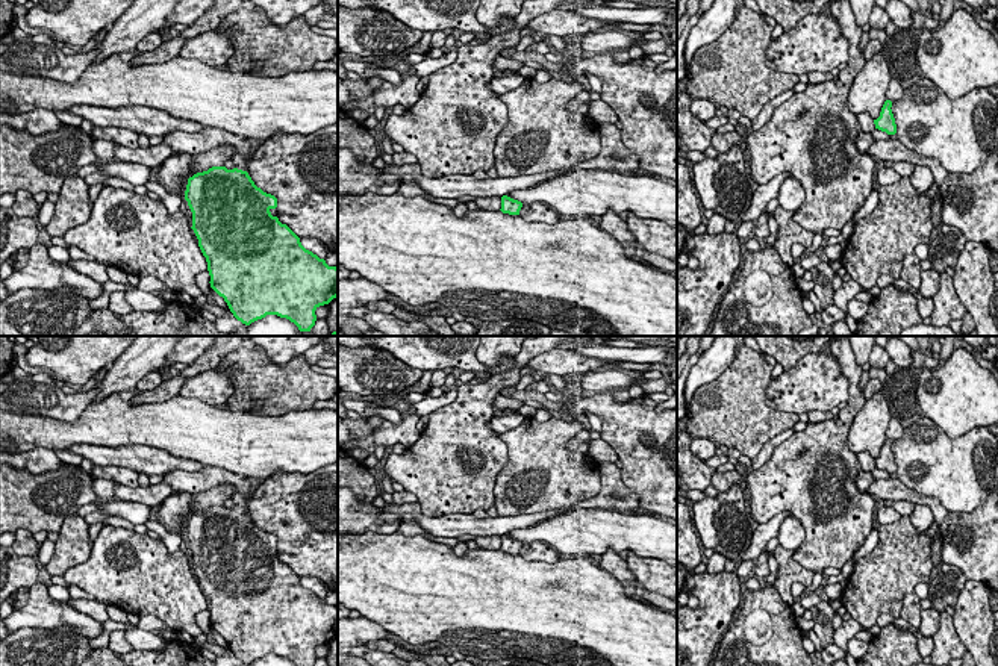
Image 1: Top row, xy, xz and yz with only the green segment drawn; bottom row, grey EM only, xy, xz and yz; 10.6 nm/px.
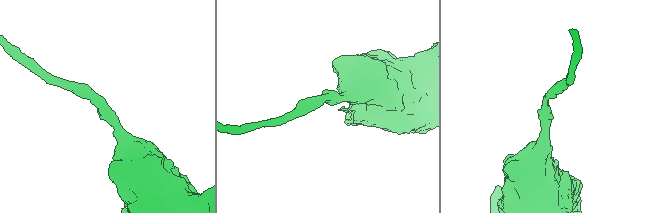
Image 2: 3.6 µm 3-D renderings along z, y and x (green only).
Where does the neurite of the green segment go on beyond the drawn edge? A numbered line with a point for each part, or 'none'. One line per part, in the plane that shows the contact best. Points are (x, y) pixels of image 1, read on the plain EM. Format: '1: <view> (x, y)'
none

